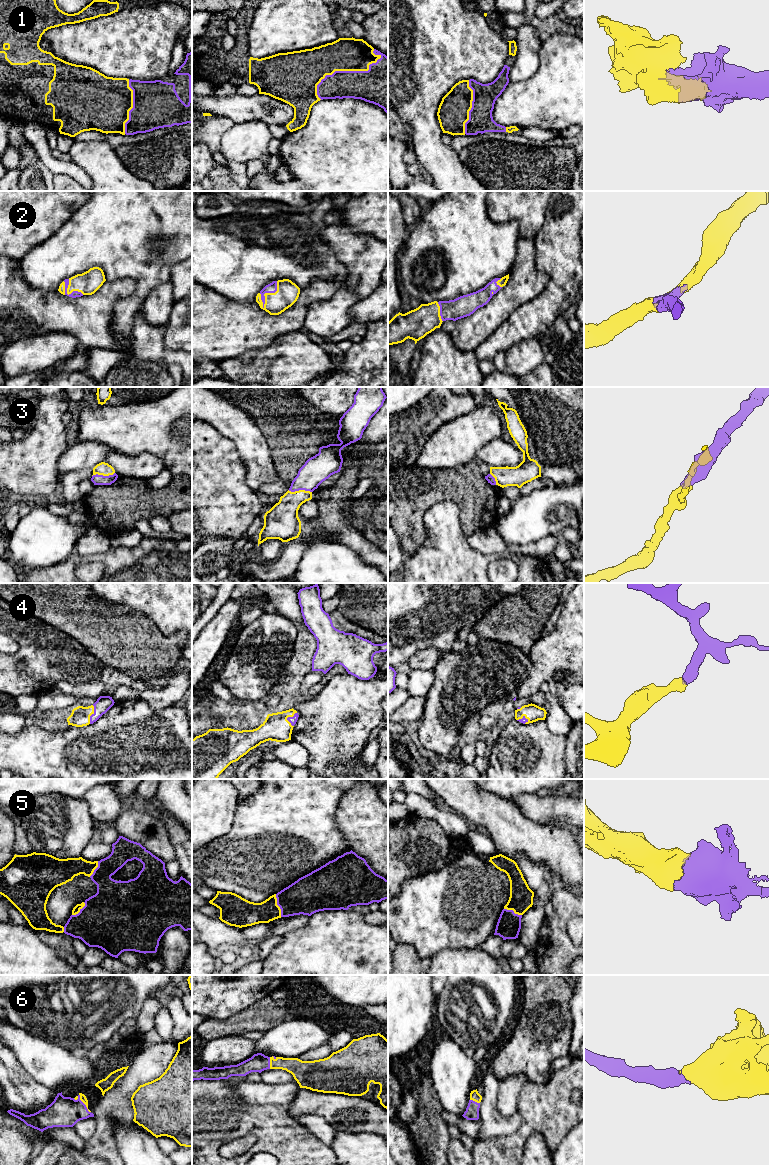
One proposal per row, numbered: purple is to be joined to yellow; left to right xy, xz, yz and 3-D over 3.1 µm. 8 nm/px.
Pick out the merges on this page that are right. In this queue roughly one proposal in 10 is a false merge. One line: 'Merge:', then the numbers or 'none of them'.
Merge: 1, 2, 3, 4, 5, 6

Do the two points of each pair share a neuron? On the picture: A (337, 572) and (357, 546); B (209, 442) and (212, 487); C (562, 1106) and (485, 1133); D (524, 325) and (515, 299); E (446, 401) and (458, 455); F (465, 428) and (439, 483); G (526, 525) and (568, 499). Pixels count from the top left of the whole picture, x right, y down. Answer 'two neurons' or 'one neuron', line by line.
A: two neurons
B: one neuron
C: two neurons
D: two neurons
E: two neurons
F: two neurons
G: one neuron

